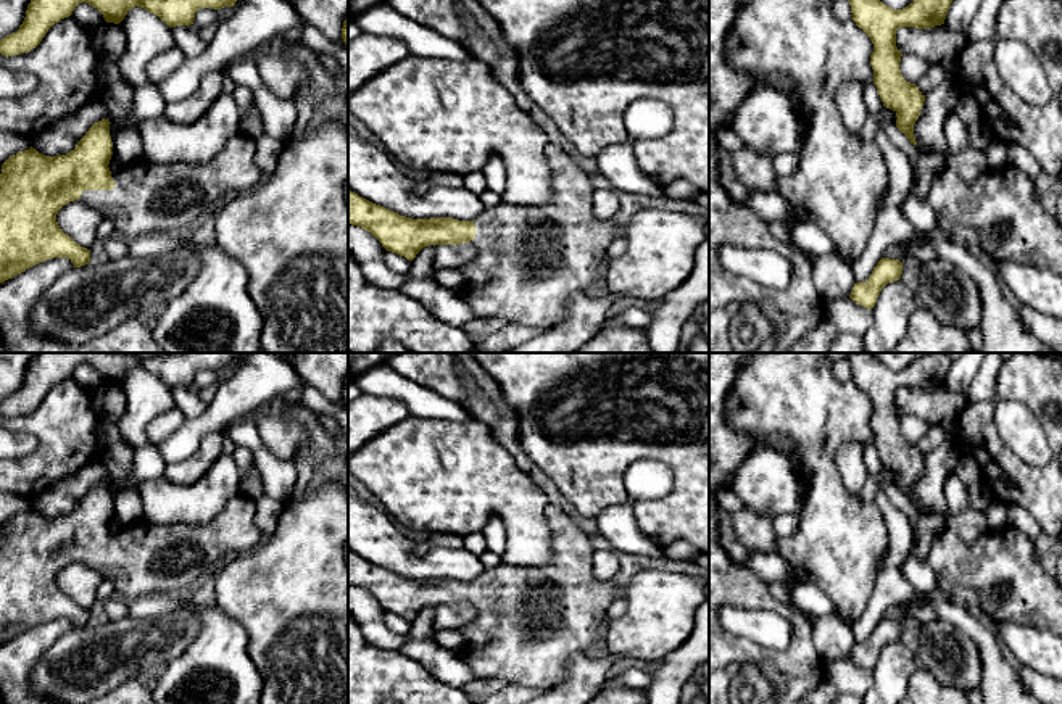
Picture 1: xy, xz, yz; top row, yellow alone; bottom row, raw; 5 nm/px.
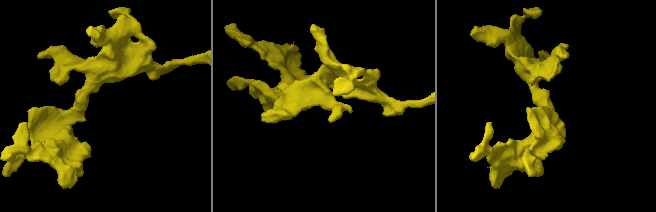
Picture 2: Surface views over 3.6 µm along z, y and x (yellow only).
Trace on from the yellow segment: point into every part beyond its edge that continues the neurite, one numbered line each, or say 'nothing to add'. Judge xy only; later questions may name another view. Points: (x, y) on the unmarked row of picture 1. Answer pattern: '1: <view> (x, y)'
1: xy (174, 556)

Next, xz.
1: xz (527, 622)

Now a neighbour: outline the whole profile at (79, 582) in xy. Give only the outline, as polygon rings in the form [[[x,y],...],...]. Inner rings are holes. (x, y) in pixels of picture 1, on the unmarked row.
[[[77,561],[64,565],[56,575],[60,590],[87,611],[97,603],[97,590],[102,582],[100,574]]]

